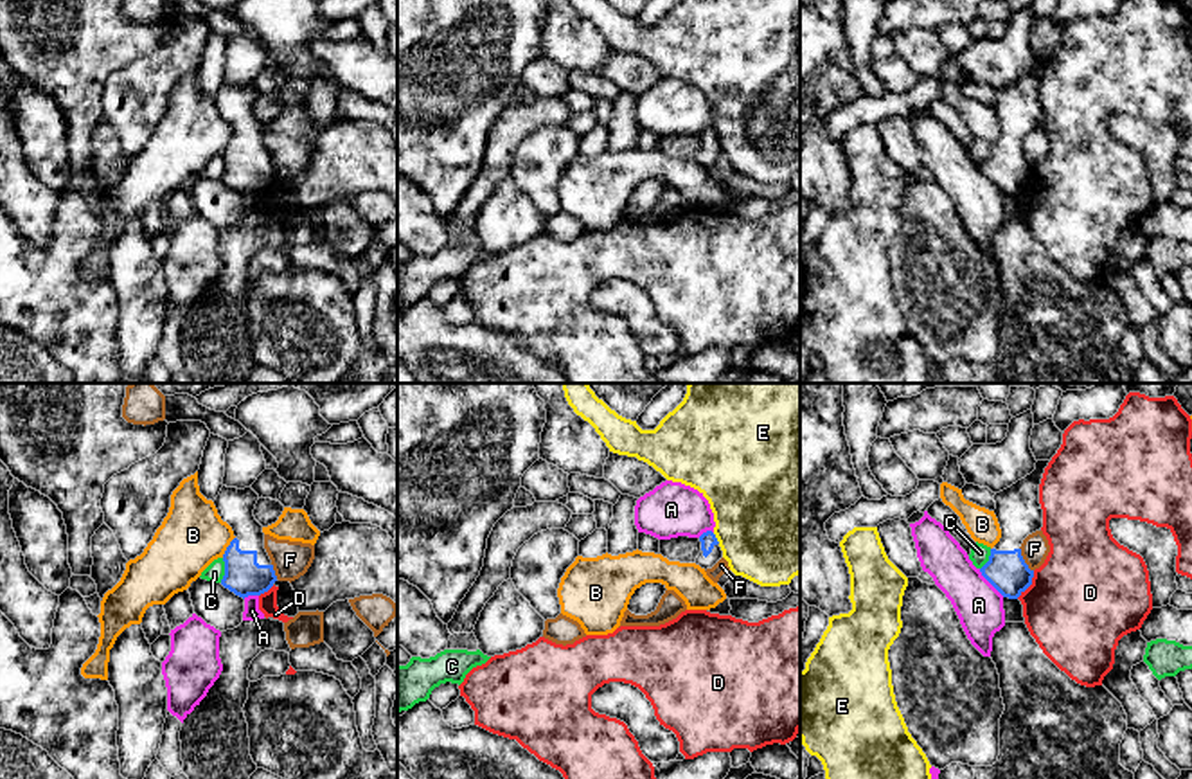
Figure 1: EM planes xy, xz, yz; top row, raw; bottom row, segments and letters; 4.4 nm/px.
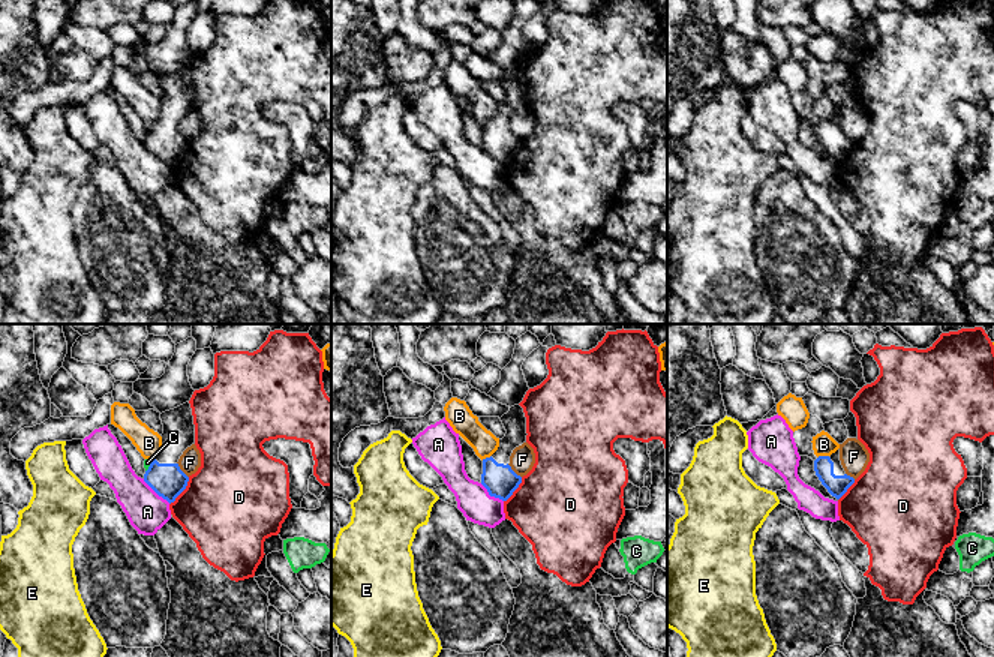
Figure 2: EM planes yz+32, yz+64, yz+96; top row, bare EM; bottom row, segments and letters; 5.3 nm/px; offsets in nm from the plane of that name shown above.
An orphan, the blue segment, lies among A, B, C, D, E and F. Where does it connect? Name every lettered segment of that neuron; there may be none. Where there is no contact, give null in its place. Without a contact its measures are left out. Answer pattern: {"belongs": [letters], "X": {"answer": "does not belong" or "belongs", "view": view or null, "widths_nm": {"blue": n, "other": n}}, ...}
{"belongs": [], "A": {"answer": "does not belong", "view": "yz", "widths_nm": {"blue": 180, "other": 220}}, "B": {"answer": "does not belong", "view": "xy", "widths_nm": {"blue": 170, "other": 300}}, "C": {"answer": "does not belong", "view": "xy", "widths_nm": {"blue": 170, "other": 90}}, "D": {"answer": "does not belong", "view": "yz", "widths_nm": {"blue": 180, "other": 480}}, "E": {"answer": "does not belong", "view": "xz", "widths_nm": {"blue": 70, "other": 500}}, "F": {"answer": "does not belong", "view": "yz", "widths_nm": {"blue": 180, "other": 130}}}

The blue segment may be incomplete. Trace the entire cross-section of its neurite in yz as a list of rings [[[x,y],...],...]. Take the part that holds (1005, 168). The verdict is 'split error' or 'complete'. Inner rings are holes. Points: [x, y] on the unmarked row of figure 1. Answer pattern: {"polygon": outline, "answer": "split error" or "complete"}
{"polygon": [[[1037,58],[1030,72],[994,92],[1001,135],[980,169],[1009,196],[1018,196],[1032,182],[1034,167],[1025,160],[1019,144],[1028,131],[1043,124],[1039,81],[1048,59]]], "answer": "split error"}

